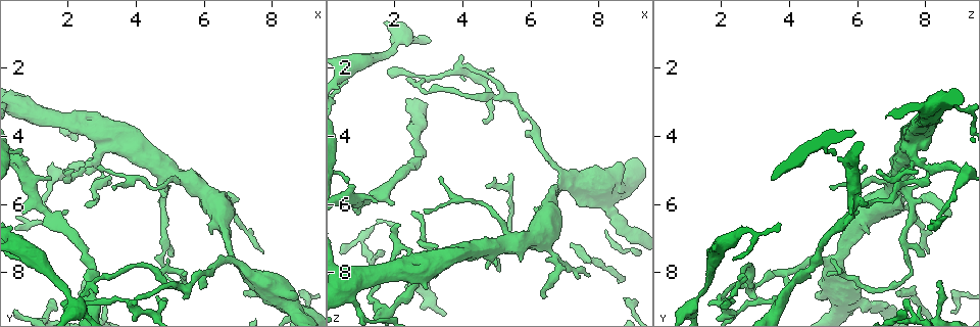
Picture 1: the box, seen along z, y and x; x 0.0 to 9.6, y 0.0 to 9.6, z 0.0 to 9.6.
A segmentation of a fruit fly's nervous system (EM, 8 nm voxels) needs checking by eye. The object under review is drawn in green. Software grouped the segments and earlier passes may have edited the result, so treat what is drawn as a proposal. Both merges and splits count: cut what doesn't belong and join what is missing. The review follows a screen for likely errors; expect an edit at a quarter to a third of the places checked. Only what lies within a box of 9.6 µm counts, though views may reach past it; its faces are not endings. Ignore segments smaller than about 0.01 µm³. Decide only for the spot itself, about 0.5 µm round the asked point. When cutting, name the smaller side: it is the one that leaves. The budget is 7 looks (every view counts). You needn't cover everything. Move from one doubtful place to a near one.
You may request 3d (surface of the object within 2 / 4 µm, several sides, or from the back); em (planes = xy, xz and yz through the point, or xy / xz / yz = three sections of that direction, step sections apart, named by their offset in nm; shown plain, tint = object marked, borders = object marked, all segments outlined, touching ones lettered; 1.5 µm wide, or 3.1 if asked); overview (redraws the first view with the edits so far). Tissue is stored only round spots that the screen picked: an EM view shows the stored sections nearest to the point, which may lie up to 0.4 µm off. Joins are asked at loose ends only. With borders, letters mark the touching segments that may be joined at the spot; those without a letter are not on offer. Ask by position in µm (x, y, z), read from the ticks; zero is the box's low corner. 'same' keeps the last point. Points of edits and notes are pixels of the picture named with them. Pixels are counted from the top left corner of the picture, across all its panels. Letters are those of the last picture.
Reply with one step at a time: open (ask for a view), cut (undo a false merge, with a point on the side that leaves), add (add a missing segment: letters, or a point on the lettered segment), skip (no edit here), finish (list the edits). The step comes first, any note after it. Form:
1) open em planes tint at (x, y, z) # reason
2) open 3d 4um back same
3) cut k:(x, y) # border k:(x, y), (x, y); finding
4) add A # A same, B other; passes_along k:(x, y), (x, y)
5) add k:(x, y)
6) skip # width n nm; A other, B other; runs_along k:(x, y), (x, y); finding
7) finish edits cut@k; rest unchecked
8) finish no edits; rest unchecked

open 3d 4um at (1.35, 6.50, 8.40) # abrupt turn

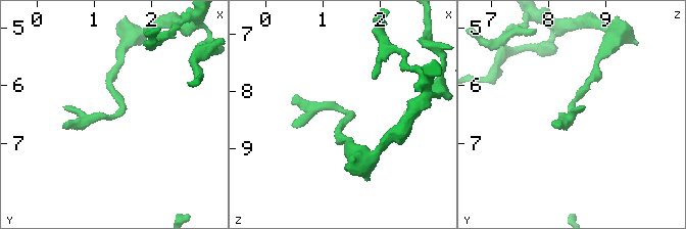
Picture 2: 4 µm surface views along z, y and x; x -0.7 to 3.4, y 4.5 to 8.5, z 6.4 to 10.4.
open em planes plain at (1.30, 6.50, 8.40) # now the EM

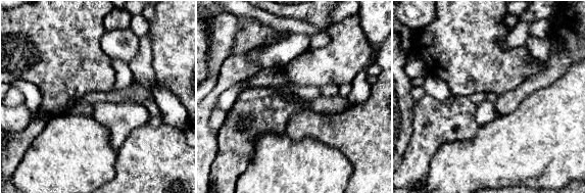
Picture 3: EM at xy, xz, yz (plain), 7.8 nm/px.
open em planes borders same

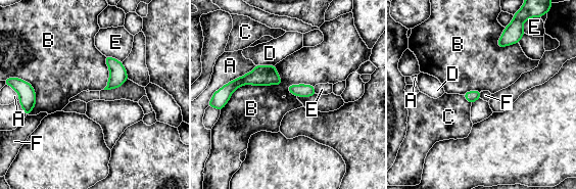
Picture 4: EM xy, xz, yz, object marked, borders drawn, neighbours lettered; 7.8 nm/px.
skip # A other, B other, C other, D other, E other, F other; border 4:(275, 65), (221, 110); continuous, no second cell

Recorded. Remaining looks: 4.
open 3d 2um at (1.95, 6.20, 5.95) # free end

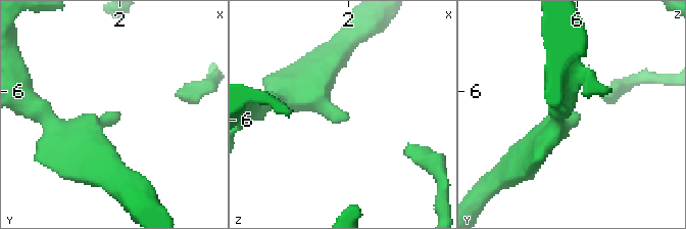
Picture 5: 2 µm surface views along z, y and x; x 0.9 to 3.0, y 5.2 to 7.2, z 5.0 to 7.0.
open em planes plain at (2.00, 6.22, 5.92) # shape alone is not enough

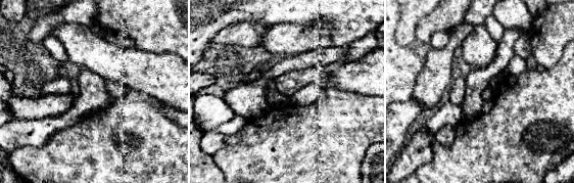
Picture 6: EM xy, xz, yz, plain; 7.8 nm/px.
open em planes borders same

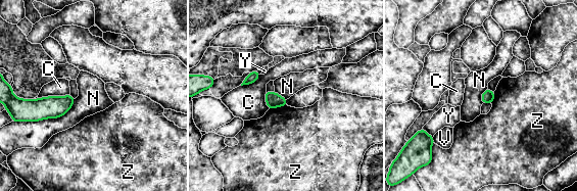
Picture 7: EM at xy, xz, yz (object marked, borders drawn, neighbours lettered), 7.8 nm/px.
skip # C other, N other, V other, Y other, Z other; none of them fits

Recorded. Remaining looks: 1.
open em xz step 4 borders at (8.30, 8.90, 5.90) # four or more arms meet

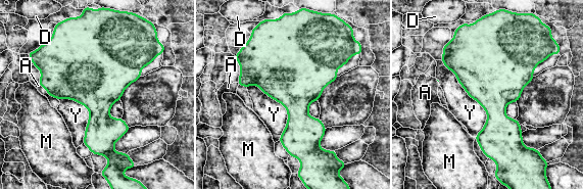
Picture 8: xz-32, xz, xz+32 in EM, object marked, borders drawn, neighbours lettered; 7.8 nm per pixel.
skip # A other, D other, M other, Y other; border 8:(440, 59), (486, 112), (475, 137); all the same cell

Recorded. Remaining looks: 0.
finish no edits; rest unchecked

